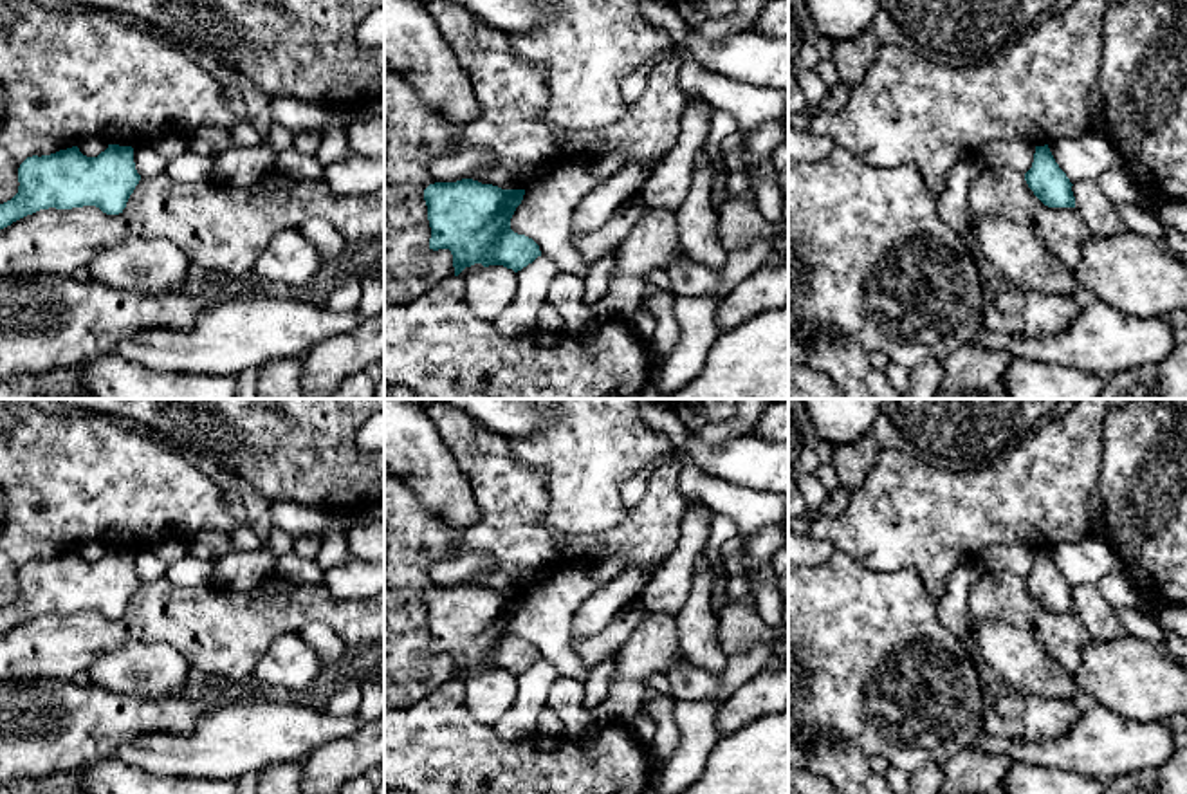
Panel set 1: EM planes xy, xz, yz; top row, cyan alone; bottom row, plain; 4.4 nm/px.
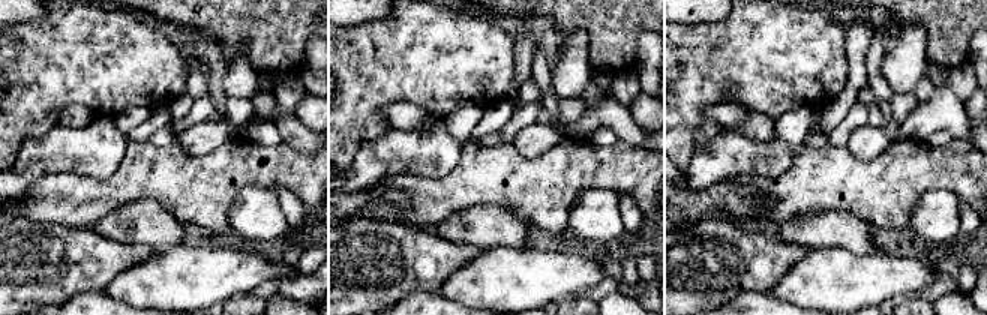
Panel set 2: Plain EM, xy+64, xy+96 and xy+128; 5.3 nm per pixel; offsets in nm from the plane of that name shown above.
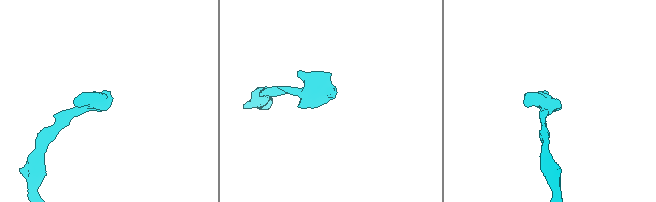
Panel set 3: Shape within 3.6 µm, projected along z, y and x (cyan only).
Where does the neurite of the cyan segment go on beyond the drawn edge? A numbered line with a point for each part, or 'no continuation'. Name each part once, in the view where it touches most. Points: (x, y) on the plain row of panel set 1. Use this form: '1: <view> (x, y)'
no continuation

